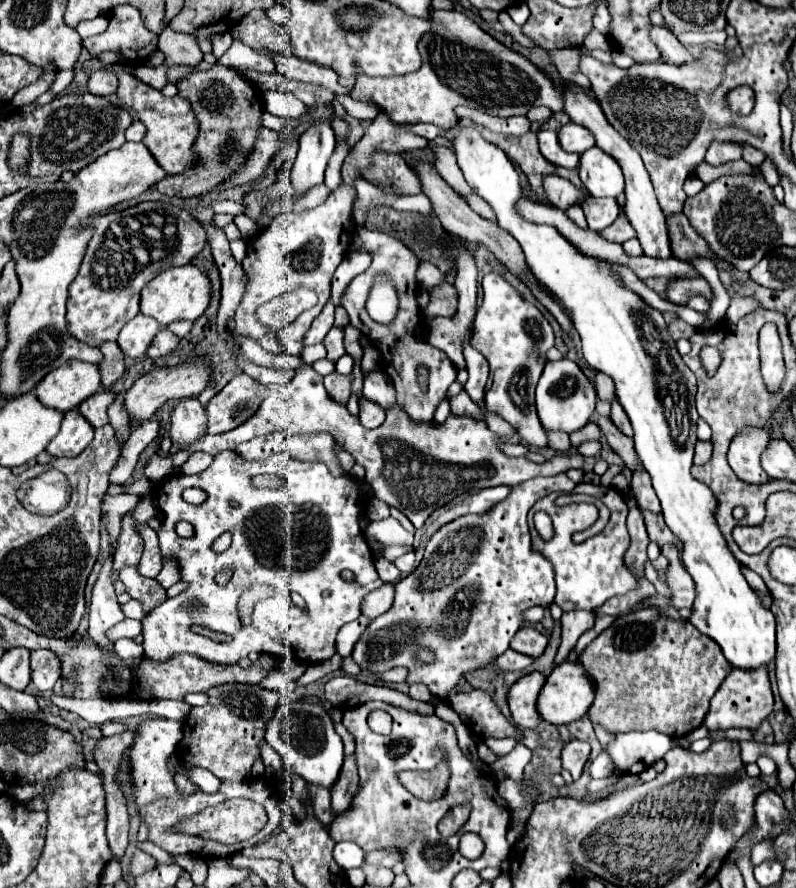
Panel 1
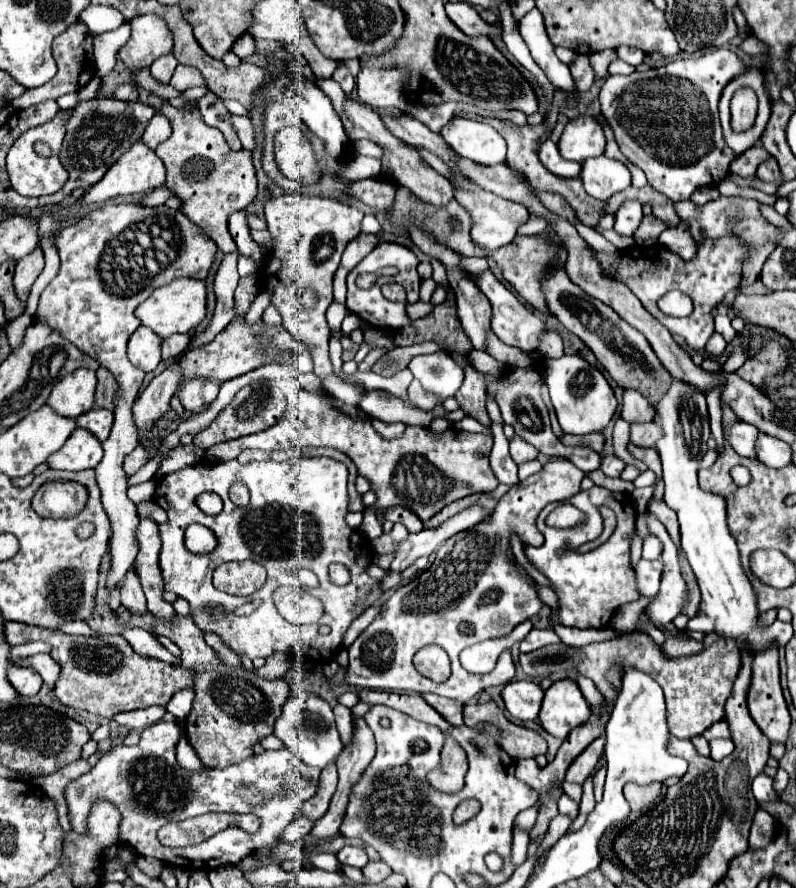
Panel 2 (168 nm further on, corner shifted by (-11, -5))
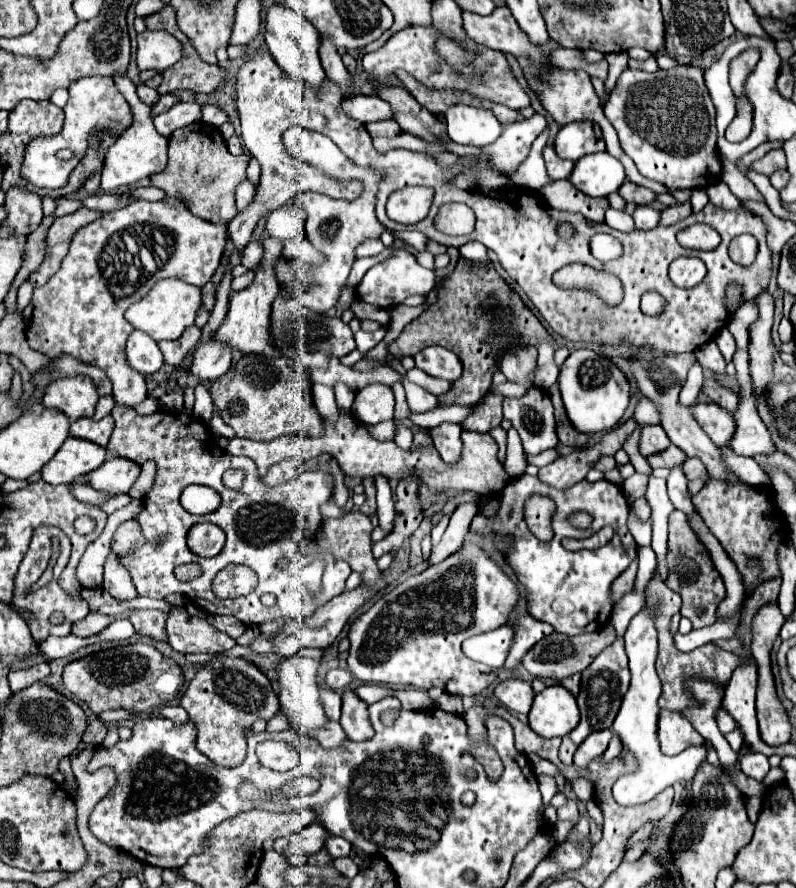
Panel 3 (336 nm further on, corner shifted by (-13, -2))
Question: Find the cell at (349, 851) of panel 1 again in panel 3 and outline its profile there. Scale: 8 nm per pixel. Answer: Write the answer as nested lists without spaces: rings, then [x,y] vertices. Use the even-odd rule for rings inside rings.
[[[329,836],[329,838],[325,840],[325,850],[327,850],[333,858],[341,858],[341,856],[349,856],[351,844],[349,844],[345,838]]]

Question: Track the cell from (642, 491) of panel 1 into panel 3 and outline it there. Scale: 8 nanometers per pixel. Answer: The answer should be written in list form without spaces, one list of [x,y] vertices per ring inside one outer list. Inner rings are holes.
[[[673,512],[669,516],[669,552],[667,552],[667,564],[669,564],[669,576],[665,578],[665,584],[677,592],[683,598],[681,616],[689,618],[693,628],[705,628],[711,626],[717,618],[717,606],[725,598],[725,584],[715,570],[709,552],[701,552],[701,544],[697,544],[697,536],[693,536],[693,530],[687,524],[687,516],[683,512]],[[703,608],[703,616],[697,616],[697,610]]]

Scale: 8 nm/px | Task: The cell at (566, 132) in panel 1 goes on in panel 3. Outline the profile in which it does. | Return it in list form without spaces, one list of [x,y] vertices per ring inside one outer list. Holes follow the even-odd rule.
[[[569,122],[555,138],[555,152],[567,160],[579,160],[585,154],[605,150],[605,140],[599,124],[595,122]]]

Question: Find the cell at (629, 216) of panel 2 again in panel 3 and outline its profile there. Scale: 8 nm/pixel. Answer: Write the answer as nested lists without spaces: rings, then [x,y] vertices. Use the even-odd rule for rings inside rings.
[[[639,206],[633,214],[635,226],[639,230],[653,230],[659,226],[659,218],[661,218],[661,210],[653,208],[653,206]]]

